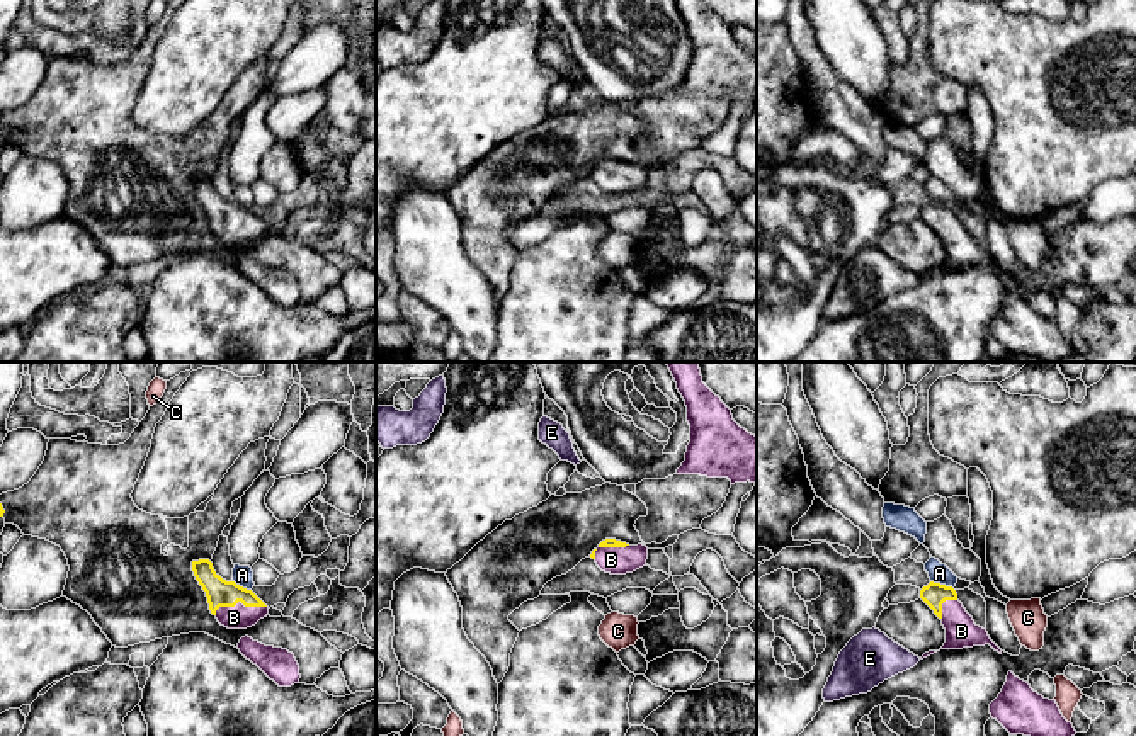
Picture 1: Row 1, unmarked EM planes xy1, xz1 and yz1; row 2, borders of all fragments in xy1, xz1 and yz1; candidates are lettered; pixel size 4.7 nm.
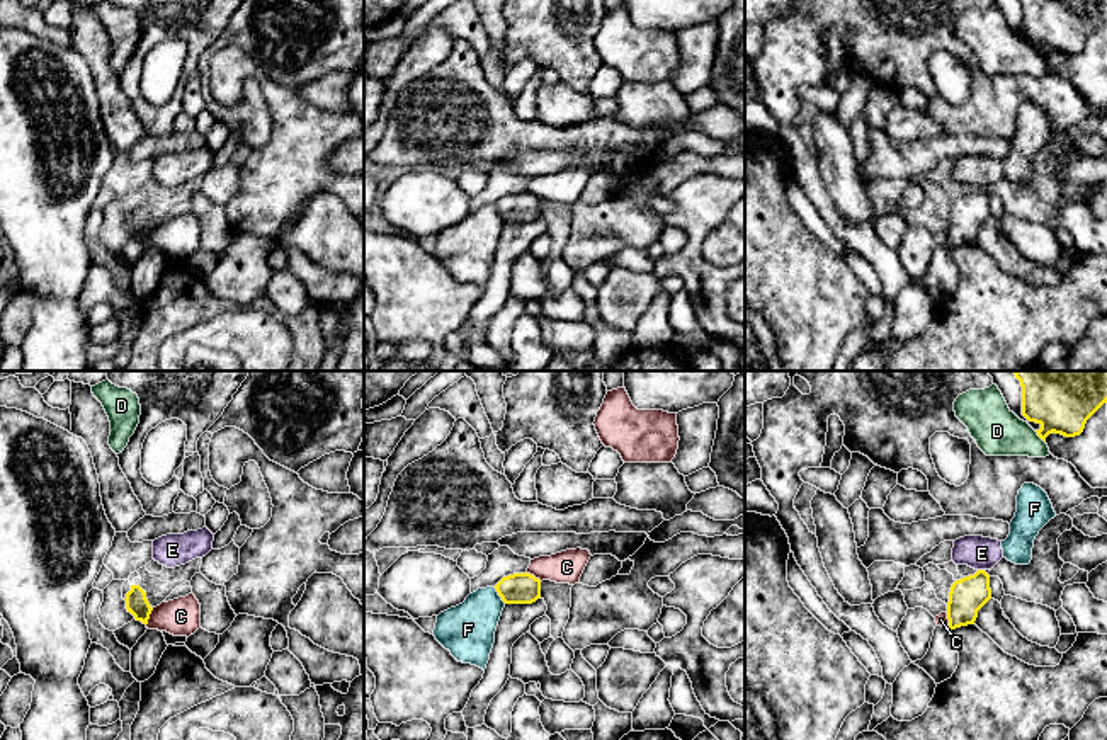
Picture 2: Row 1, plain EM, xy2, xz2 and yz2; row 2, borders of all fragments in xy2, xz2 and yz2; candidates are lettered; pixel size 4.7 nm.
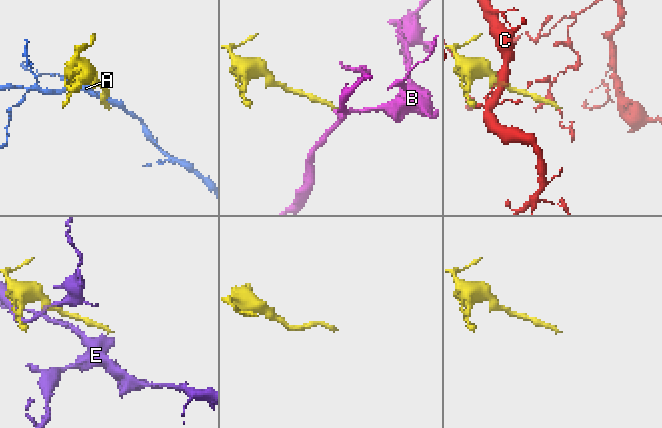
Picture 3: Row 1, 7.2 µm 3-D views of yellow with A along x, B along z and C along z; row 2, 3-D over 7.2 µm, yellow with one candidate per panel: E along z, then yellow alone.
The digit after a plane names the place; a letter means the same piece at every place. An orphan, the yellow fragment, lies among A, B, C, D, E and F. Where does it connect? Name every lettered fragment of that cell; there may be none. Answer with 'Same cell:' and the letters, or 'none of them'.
Same cell: B

